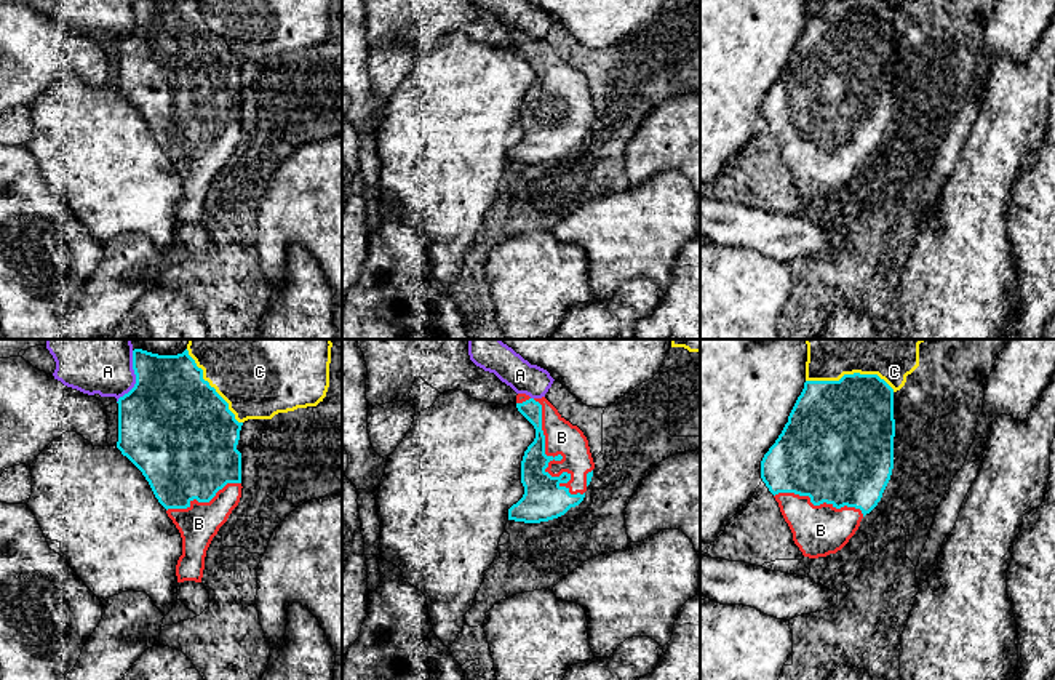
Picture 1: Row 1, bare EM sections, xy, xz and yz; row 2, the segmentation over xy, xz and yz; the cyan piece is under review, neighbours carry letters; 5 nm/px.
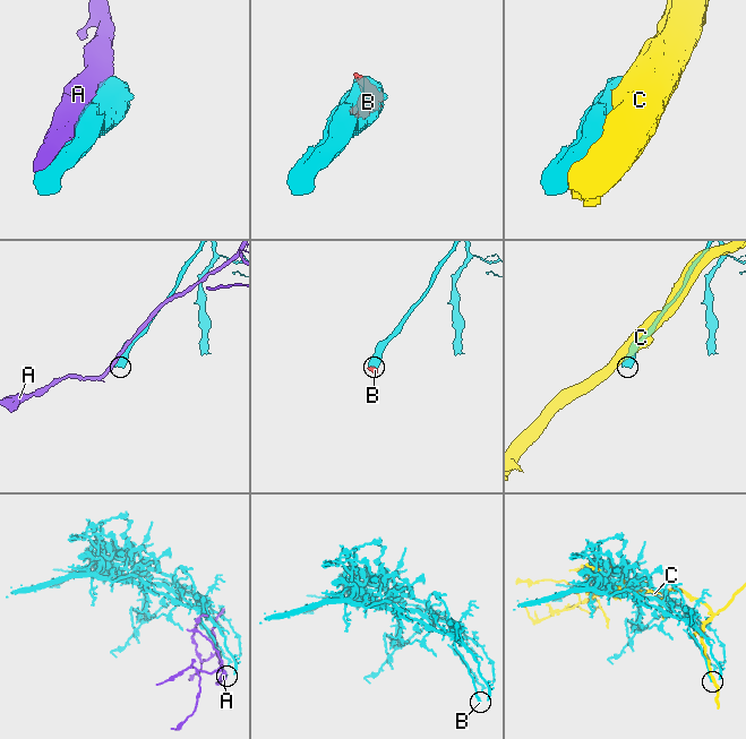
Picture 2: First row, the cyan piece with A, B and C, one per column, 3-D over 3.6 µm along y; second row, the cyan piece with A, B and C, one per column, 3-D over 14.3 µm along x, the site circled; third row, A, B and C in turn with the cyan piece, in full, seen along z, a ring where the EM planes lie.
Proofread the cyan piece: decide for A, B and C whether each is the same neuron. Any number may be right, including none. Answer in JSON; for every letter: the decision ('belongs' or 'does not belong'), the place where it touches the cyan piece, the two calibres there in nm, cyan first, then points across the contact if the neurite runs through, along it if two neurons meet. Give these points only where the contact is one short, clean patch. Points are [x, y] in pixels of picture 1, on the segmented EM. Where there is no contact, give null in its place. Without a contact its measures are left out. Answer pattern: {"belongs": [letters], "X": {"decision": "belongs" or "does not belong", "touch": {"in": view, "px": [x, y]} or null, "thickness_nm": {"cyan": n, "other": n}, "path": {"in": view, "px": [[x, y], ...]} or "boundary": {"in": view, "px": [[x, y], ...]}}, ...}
{"belongs": ["B"], "A": {"decision": "does not belong", "touch": {"in": "xy", "px": [136, 378]}, "thickness_nm": {"cyan": 480, "other": 400}}, "B": {"decision": "belongs", "touch": {"in": "xz", "px": [553, 458]}, "thickness_nm": {"cyan": 220, "other": 170}}, "C": {"decision": "does not belong", "touch": {"in": "yz", "px": [851, 375]}, "thickness_nm": {"cyan": 460, "other": 360}}}

